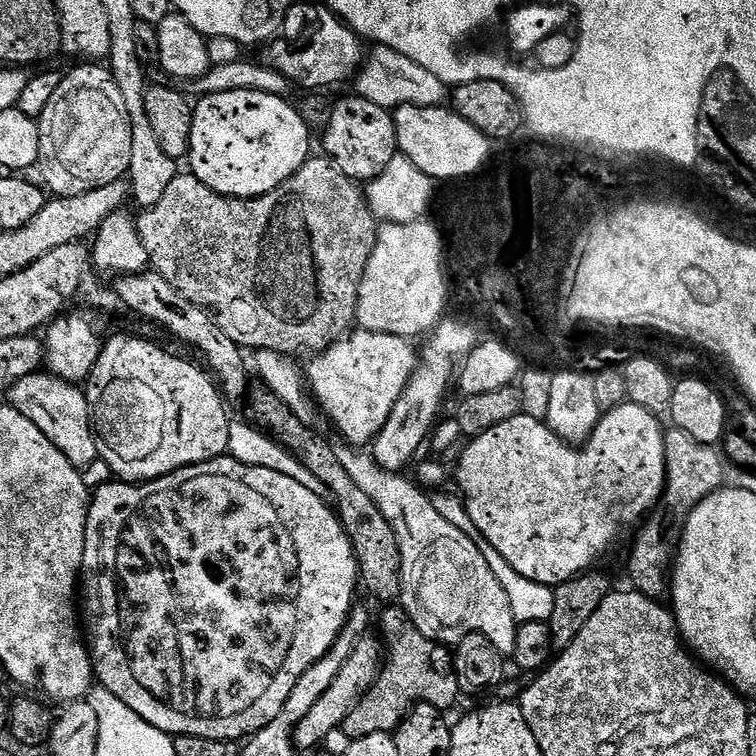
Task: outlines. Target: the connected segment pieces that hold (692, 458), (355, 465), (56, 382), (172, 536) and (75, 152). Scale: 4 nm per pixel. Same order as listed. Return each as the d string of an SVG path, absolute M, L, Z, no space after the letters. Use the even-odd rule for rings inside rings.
M672 426L665 431L664 453L666 454L664 494L659 504L635 529L636 541L633 542L632 553L628 556L631 587L646 598L658 601L663 601L669 595L670 573L676 559L676 549L680 546L680 539L690 514L709 494L717 492L726 480L725 457L713 445L690 438L686 430Z
M343 447L336 448L338 462L346 466L346 474L354 478L366 498L376 503L396 535L400 551L398 604L410 614L410 622L426 638L448 646L471 632L486 634L506 658L512 657L518 625L514 610L510 610L510 598L506 598L506 590L496 577L497 569L491 568L484 557L485 549L479 543L476 545L458 525L451 524L419 483L411 484L406 475L386 471L376 464L371 451Z
M41 370L19 380L6 396L12 407L26 414L26 418L30 418L30 422L66 454L75 468L84 470L87 464L97 463L96 435L92 432L88 397L83 387Z
M227 454L219 456L217 460L207 460L205 464L192 464L188 468L180 468L169 476L163 476L157 480L147 482L112 482L116 484L104 484L100 489L93 491L88 506L88 521L86 522L86 550L84 551L84 566L82 569L82 624L86 629L86 643L90 649L92 658L92 671L99 687L110 690L114 698L126 702L134 714L138 714L150 726L168 733L175 738L177 736L197 736L198 738L214 738L215 740L227 740L229 742L243 741L251 738L262 731L278 714L282 714L282 706L286 706L286 698L290 698L290 690L298 686L298 678L314 666L334 646L334 642L340 637L340 631L348 623L348 617L352 615L352 609L357 603L356 588L358 592L358 569L356 566L356 555L352 549L350 538L346 530L340 524L340 518L330 507L329 501L319 496L321 493L315 487L307 488L304 480L295 480L287 474L278 474L274 470L246 466L238 462L233 456Z
M104 66L76 68L60 81L50 106L38 118L40 126L40 163L38 172L44 175L42 184L49 193L56 196L76 196L79 192L89 192L116 180L124 180L130 166L130 146L132 127L126 114L126 102L114 82L111 71Z

